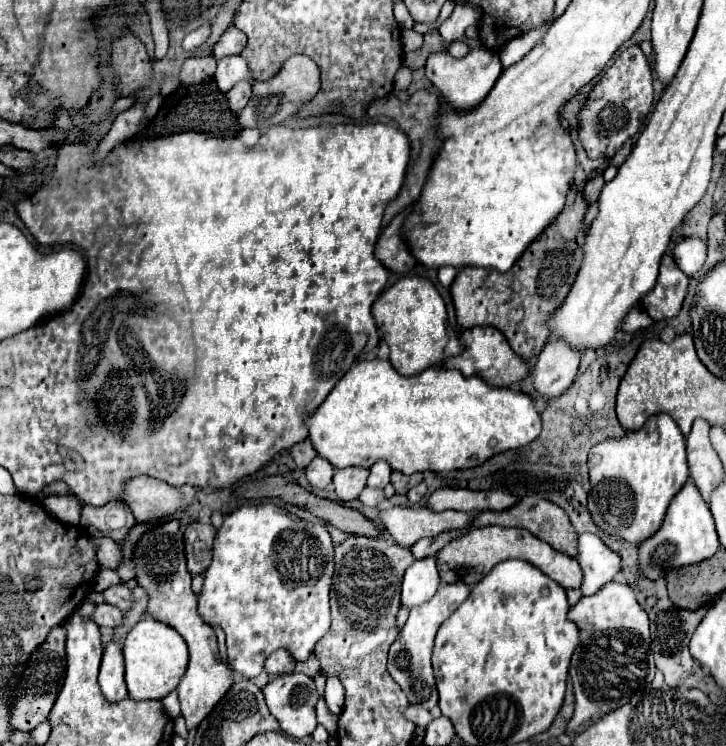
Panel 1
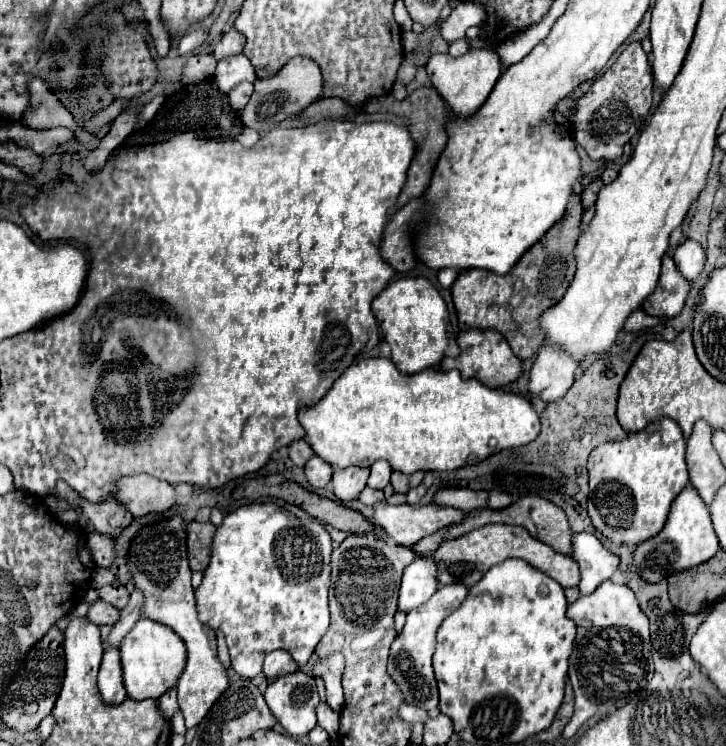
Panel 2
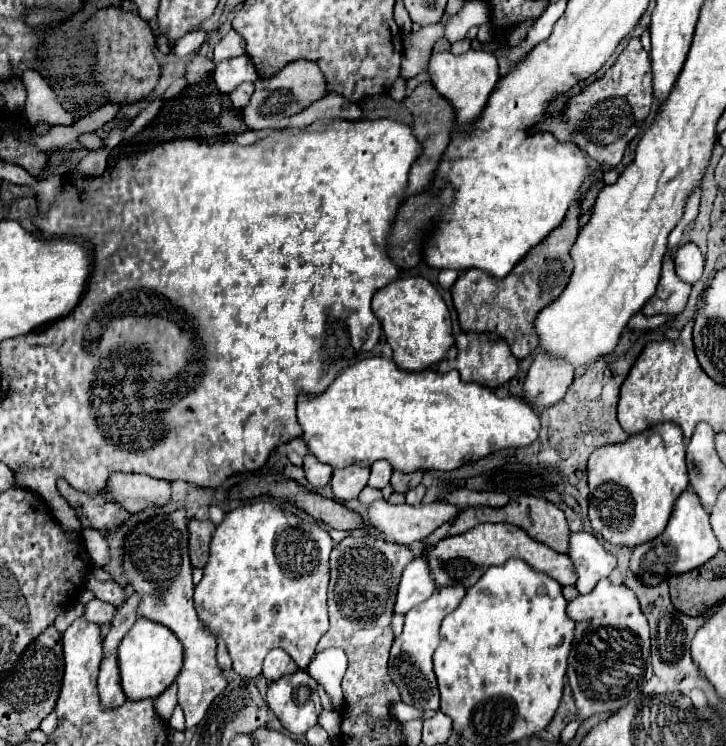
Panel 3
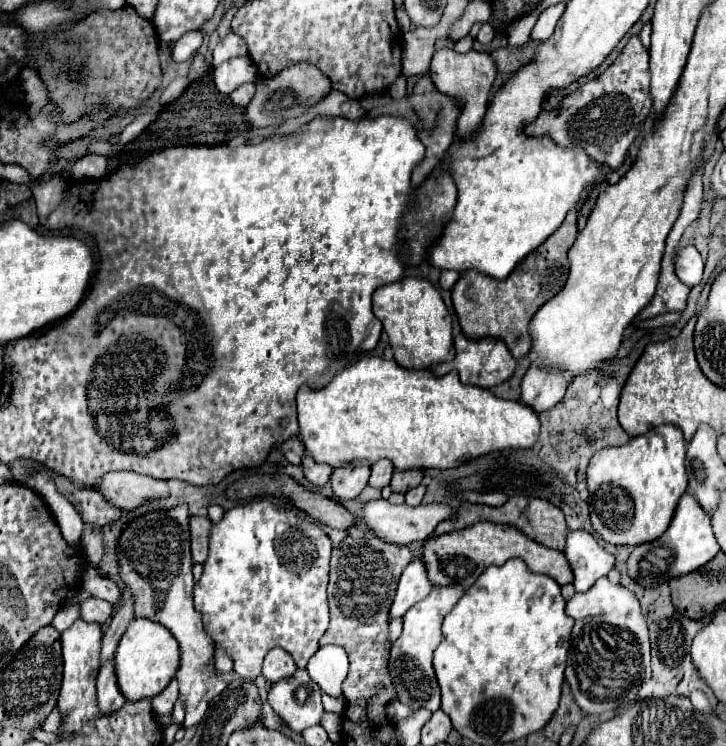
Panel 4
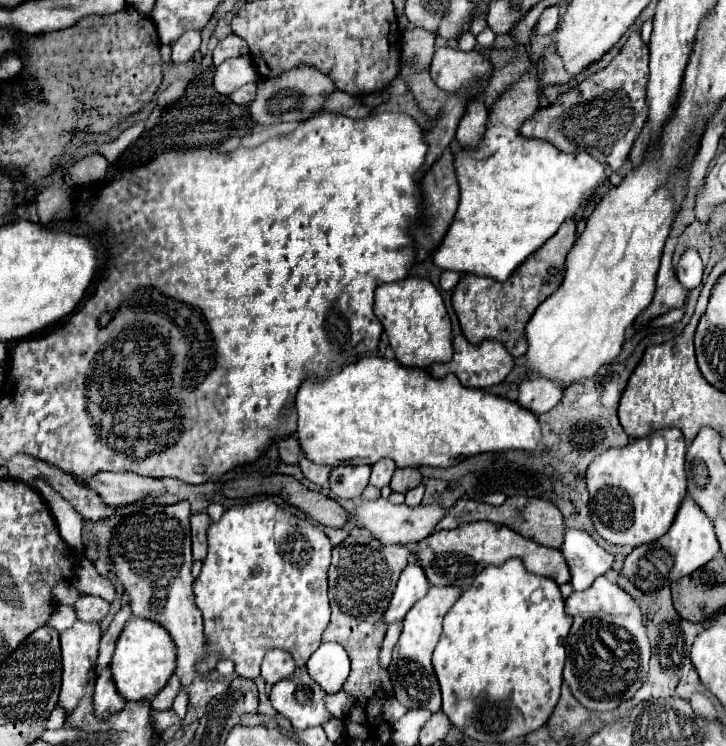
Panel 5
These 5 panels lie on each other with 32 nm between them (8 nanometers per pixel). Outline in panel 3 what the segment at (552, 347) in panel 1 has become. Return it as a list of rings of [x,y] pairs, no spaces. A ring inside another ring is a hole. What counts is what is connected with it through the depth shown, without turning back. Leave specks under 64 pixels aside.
[[[538,352],[524,382],[524,398],[538,408],[548,408],[564,398],[572,380],[574,368],[570,364],[548,360],[544,352]]]

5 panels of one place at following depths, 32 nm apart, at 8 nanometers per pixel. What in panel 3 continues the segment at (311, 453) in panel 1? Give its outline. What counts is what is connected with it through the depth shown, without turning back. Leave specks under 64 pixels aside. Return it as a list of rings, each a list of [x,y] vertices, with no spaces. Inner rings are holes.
[[[296,438],[296,440],[290,440],[286,444],[286,454],[288,454],[292,464],[302,466],[302,462],[304,462],[306,454],[310,454],[310,450],[308,450],[308,446],[306,446],[306,442],[302,438]]]

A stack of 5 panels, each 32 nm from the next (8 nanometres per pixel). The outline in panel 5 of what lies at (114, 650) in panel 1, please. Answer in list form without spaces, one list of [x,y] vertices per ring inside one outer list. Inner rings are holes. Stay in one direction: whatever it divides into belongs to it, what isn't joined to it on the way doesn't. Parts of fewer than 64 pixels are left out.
[[[104,668],[104,672],[100,672],[100,676],[96,680],[96,692],[94,692],[96,718],[100,718],[100,720],[110,718],[114,712],[120,712],[124,708],[124,704],[126,704],[126,700],[118,694],[110,668]]]

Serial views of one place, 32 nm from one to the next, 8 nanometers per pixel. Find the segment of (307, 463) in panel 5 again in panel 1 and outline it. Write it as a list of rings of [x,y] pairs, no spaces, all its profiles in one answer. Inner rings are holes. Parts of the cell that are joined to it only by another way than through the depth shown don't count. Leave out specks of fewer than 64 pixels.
[[[316,456],[312,464],[306,468],[306,478],[314,488],[326,488],[332,482],[332,476],[334,476],[334,466],[322,456]]]

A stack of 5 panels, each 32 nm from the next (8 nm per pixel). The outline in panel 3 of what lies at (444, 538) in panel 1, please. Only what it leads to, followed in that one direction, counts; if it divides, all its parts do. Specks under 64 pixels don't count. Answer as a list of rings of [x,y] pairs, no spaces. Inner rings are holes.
[[[520,496],[516,500],[512,500],[508,506],[504,508],[488,508],[488,506],[480,506],[480,508],[468,508],[468,510],[462,510],[462,514],[450,522],[450,524],[442,524],[432,536],[428,536],[424,542],[422,542],[422,550],[428,550],[432,544],[440,542],[442,538],[448,538],[448,536],[454,536],[454,534],[462,534],[462,532],[468,532],[472,530],[474,526],[478,524],[484,524],[484,522],[506,522],[506,524],[514,524],[514,526],[520,526],[524,528],[530,538],[554,548],[556,552],[560,554],[566,554],[568,552],[568,536],[570,536],[570,528],[568,528],[568,522],[566,522],[566,516],[564,512],[554,506],[552,502],[544,500],[544,498],[536,498],[536,496]]]

